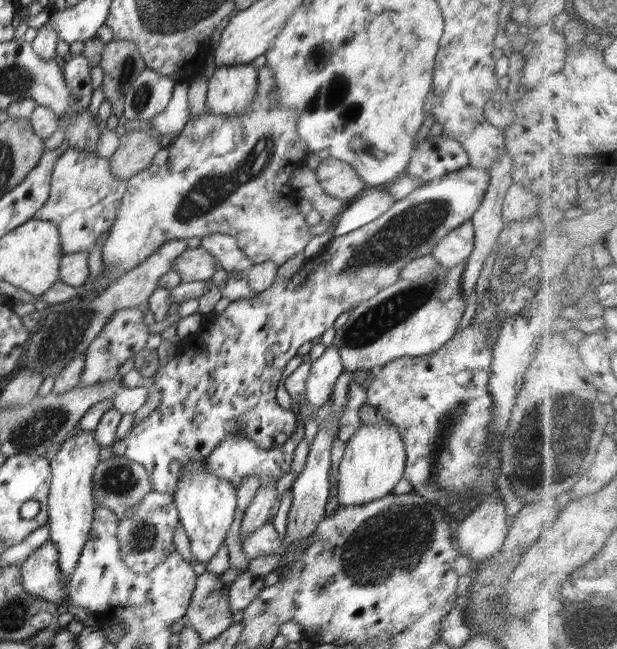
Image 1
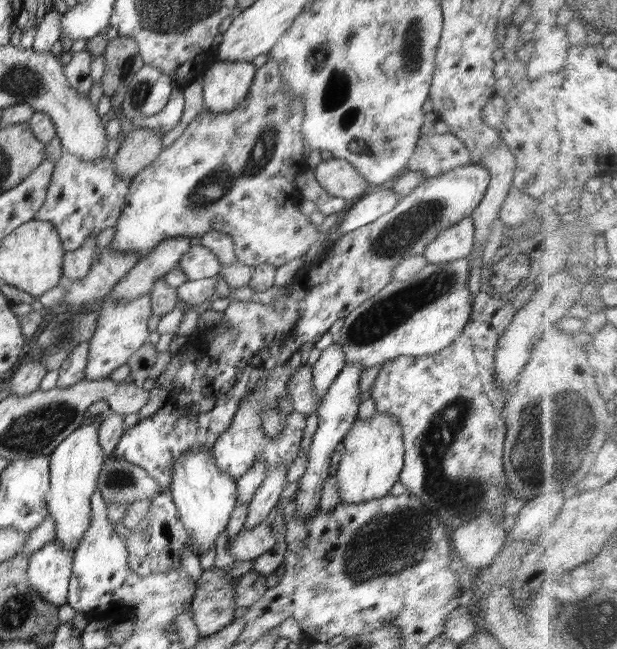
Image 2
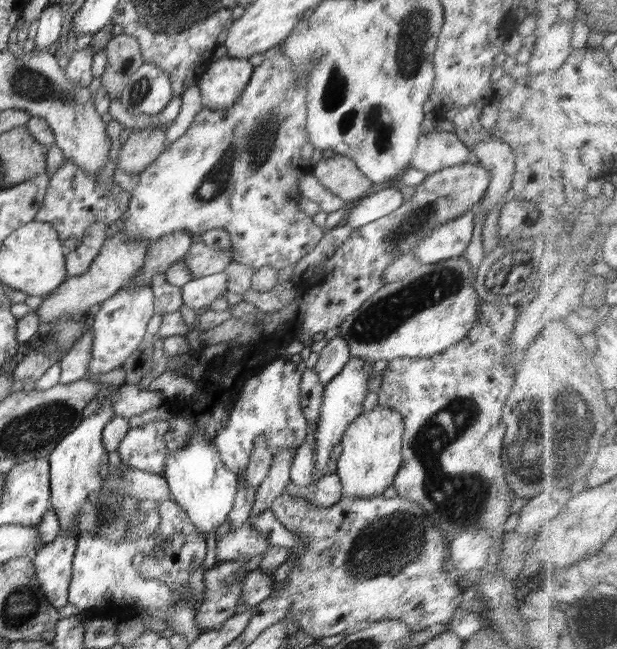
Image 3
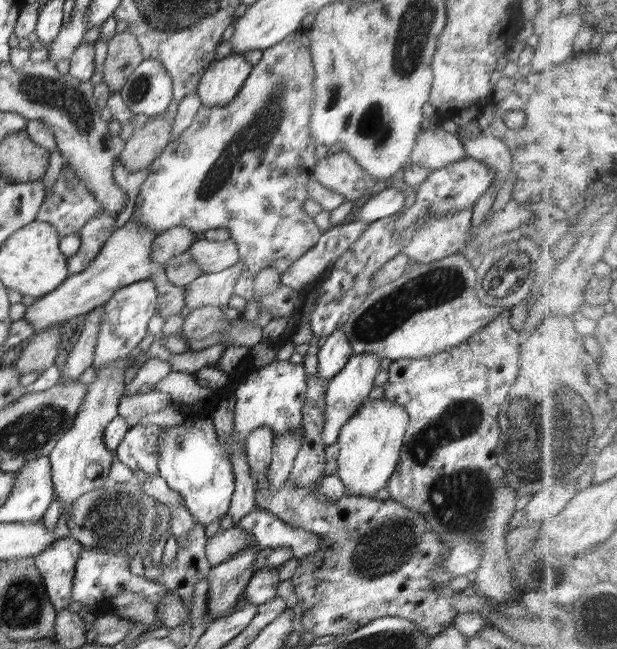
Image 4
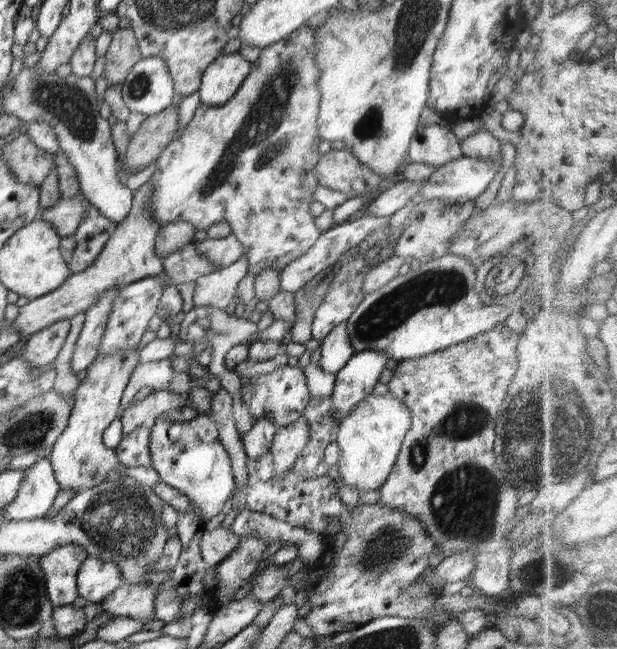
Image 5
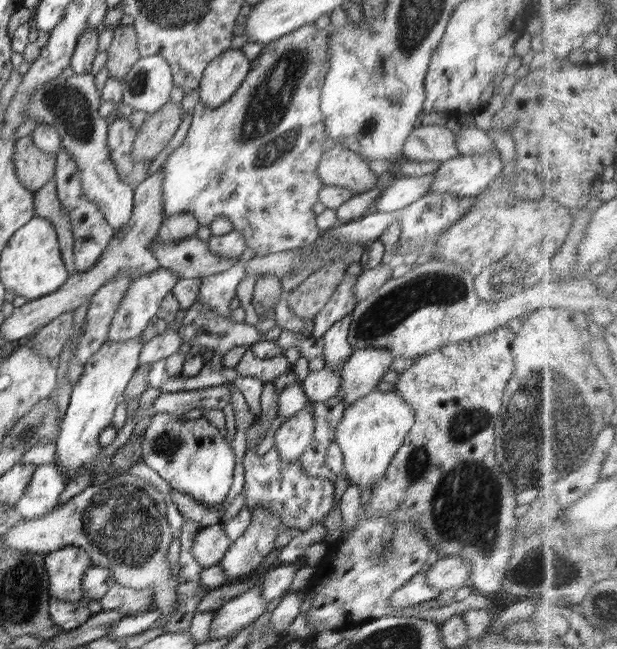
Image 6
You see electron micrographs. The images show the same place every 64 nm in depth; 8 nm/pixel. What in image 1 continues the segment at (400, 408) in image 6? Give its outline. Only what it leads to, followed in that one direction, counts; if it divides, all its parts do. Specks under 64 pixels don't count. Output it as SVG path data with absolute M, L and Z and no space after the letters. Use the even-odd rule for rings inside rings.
M379 418L375 424L361 423L346 441L336 478L336 498L342 506L358 506L392 494L405 471L407 454L398 427Z

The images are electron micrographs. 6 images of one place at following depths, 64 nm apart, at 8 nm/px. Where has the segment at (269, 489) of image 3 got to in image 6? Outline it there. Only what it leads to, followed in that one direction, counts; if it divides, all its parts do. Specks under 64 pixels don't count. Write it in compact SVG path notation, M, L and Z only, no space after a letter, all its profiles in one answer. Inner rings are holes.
M312 402L306 403L304 409L284 420L274 433L274 448L285 463L299 460L311 445L315 431L312 409Z

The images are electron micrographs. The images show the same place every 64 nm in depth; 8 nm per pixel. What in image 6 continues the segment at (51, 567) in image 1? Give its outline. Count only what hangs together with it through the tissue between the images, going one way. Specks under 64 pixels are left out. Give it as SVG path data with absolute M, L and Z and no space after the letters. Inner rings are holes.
M75 546L61 547L45 555L44 566L49 574L49 595L76 602L85 596L82 577L91 564L89 554Z

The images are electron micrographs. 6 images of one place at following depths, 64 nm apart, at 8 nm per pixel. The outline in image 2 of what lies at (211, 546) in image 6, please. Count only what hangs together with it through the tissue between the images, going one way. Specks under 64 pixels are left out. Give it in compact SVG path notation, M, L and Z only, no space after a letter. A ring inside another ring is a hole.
M266 523L251 528L242 528L240 534L227 543L227 550L235 560L255 560L274 548L276 535Z

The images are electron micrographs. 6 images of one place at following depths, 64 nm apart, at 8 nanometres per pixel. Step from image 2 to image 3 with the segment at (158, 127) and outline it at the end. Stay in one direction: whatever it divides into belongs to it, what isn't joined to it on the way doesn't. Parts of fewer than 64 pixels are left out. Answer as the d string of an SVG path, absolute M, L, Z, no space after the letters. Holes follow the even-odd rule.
M180 94L173 95L172 100L170 100L168 106L162 112L154 116L141 116L128 111L120 99L112 99L109 104L109 112L112 119L117 120L124 128L135 129L137 118L138 120L144 120L144 124L140 124L144 128L146 128L146 124L169 125L178 116L181 102Z

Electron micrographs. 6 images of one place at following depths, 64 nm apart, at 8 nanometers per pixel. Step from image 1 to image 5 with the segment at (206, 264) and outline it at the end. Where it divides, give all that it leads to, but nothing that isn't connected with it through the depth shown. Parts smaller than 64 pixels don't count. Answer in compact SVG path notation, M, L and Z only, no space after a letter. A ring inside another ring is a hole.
M230 233L226 238L218 238L218 240L207 239L196 243L196 250L206 256L210 260L210 264L214 264L214 270L222 270L238 262L243 256L242 246L236 240L236 235Z

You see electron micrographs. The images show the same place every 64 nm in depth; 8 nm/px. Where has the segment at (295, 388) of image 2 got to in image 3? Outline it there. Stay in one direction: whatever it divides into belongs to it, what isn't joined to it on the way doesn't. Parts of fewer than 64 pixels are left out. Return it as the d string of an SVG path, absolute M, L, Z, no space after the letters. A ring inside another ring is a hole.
M306 367L300 377L300 406L307 420L307 426L311 427L310 430L307 430L303 444L294 452L289 474L289 480L294 484L308 486L313 482L316 450L315 429L320 420L323 388L313 369Z

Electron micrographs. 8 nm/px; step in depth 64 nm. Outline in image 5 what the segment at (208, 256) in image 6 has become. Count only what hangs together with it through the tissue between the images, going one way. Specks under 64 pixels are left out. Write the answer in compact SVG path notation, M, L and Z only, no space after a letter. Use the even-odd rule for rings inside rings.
M196 243L186 244L184 248L161 258L164 273L170 278L172 285L196 281L198 278L215 272L214 264L206 256L196 250Z

